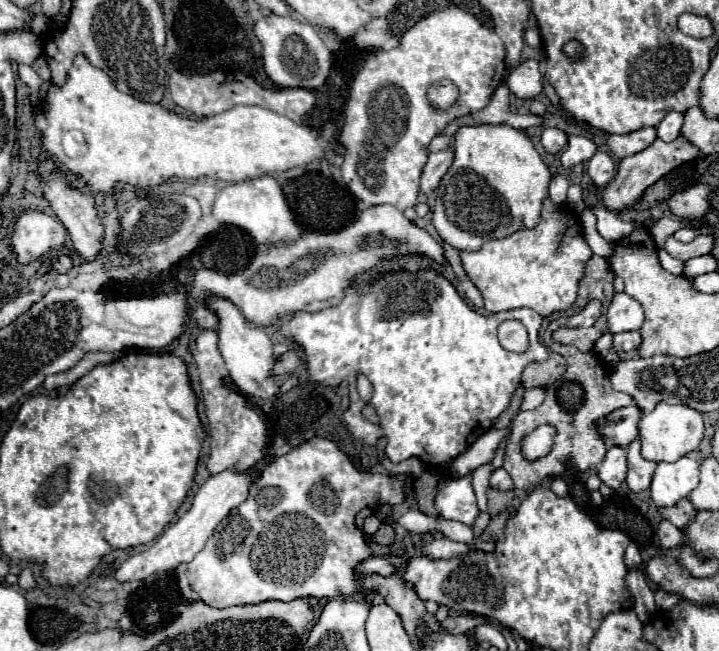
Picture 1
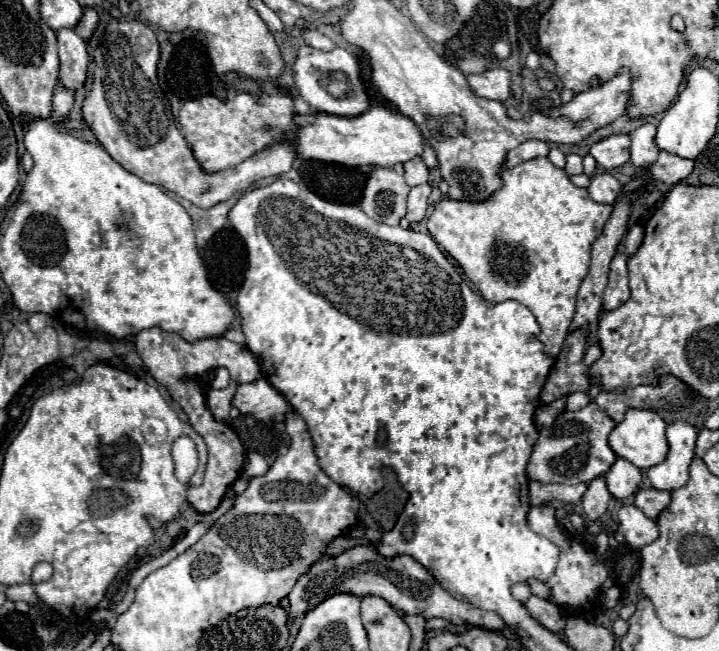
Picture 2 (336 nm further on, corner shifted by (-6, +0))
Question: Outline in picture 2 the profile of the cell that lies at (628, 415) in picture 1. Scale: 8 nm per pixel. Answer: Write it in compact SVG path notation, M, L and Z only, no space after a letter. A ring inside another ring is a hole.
M594 401L580 411L560 413L552 427L540 429L538 443L534 445L528 463L528 477L540 483L578 485L590 483L592 479L604 475L616 461L614 451L608 447L608 435L612 427L616 427L616 423L608 419L608 415L604 415L604 411L600 411Z

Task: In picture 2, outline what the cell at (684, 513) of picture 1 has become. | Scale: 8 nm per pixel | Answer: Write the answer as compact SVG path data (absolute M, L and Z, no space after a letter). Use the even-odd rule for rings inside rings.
M640 489L636 493L634 505L650 519L656 519L658 513L668 507L670 503L670 493L668 491L658 491L658 489Z

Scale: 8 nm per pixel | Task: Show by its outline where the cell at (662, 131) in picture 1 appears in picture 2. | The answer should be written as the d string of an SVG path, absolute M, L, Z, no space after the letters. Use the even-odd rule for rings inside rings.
M642 125L636 131L630 133L630 163L634 167L648 167L650 163L656 161L656 155L660 153L658 147L654 145L654 133L656 125Z

